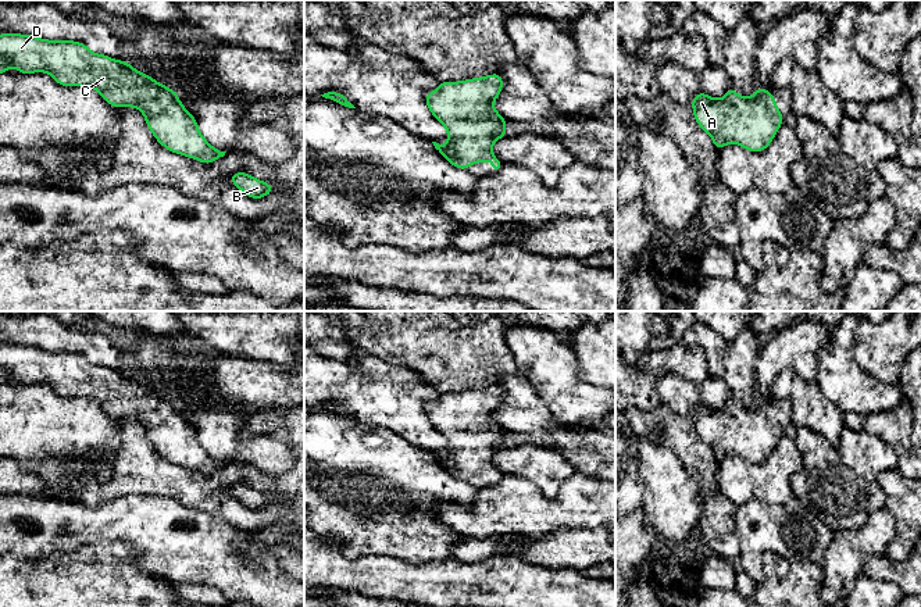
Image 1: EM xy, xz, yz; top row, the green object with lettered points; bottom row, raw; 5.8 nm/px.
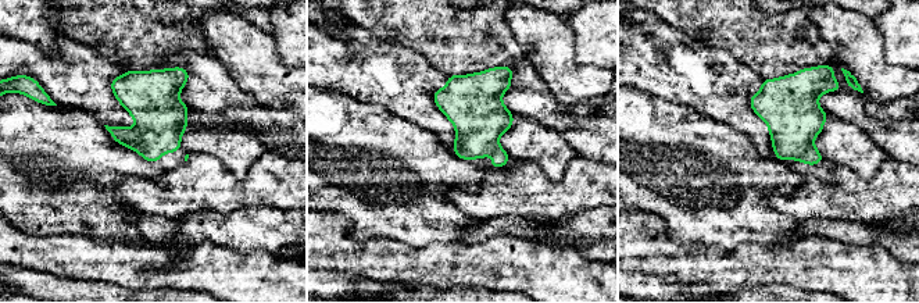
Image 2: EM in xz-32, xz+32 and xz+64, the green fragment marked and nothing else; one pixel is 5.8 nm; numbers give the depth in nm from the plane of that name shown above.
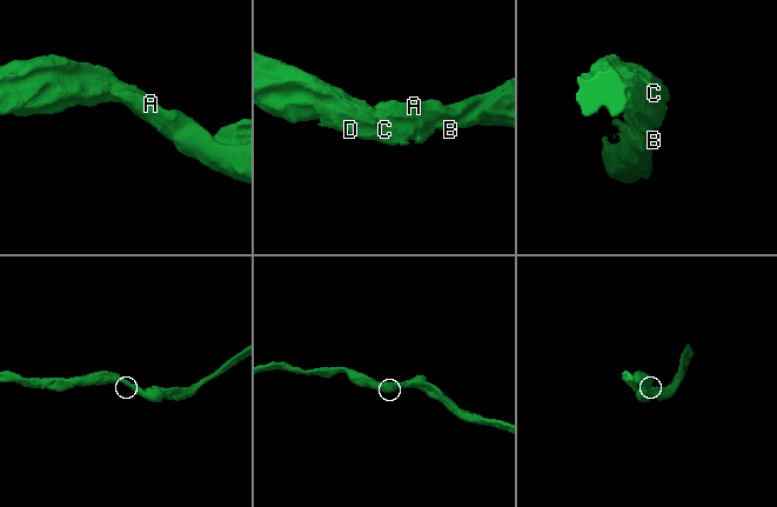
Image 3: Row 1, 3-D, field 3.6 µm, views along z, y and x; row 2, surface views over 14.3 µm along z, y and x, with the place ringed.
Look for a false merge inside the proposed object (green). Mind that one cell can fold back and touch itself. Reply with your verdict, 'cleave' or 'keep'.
keep

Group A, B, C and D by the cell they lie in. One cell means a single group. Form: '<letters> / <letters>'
A B C D

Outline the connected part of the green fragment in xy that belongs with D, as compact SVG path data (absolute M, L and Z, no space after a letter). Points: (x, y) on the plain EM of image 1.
M0 344L0 385L14 378L21 385L47 383L61 397L83 397L97 401L114 418L136 418L146 429L147 439L167 461L199 471L204 475L225 467L215 461L199 443L196 429L181 415L168 397L142 385L129 374L90 363L85 354L44 351L31 346Z

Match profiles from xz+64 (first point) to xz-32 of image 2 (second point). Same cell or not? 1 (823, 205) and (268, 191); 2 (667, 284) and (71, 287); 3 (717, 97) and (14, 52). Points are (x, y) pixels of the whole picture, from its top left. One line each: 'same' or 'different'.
1: same
2: different
3: same

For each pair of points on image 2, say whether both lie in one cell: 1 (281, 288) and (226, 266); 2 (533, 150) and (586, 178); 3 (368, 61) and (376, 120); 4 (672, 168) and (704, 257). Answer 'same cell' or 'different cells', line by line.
1: same cell
2: different cells
3: different cells
4: different cells

